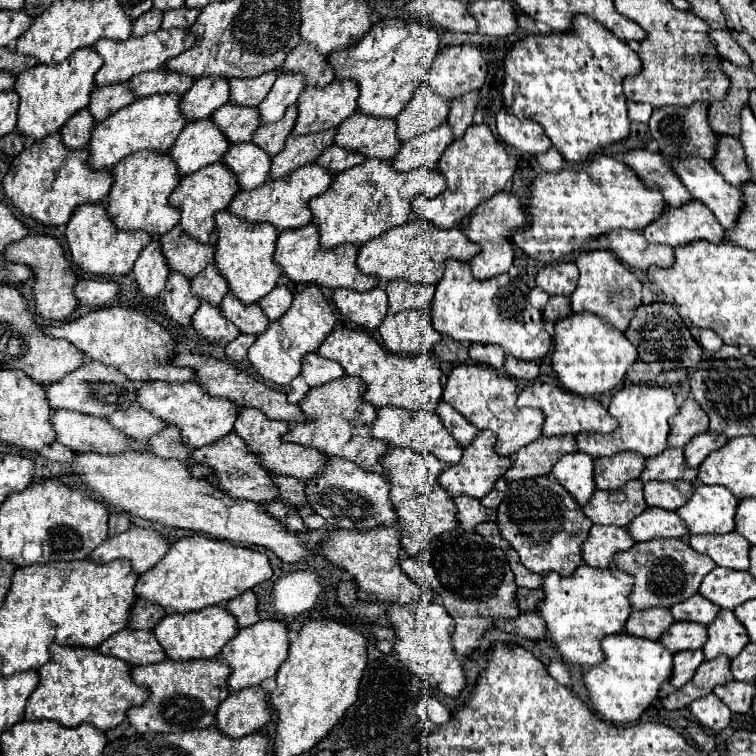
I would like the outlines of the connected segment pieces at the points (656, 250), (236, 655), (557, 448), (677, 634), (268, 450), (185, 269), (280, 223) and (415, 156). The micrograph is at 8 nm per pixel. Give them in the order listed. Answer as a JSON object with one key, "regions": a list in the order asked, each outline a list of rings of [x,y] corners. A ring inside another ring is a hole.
{"regions":[[[[614,230],[608,236],[612,252],[630,268],[646,272],[650,266],[670,268],[674,264],[674,250],[662,244],[650,244],[642,234],[632,230]]],[[[262,620],[250,628],[242,628],[236,638],[232,638],[224,648],[220,658],[226,660],[226,664],[232,668],[232,674],[228,678],[230,690],[242,690],[250,686],[258,686],[262,680],[274,676],[280,668],[280,664],[288,658],[288,630],[278,620]]],[[[542,436],[514,454],[514,466],[506,472],[506,480],[548,476],[558,458],[578,452],[576,446],[578,444],[574,436],[552,436],[552,438]]],[[[674,622],[660,638],[660,642],[672,650],[672,652],[682,652],[682,650],[702,650],[706,644],[706,626],[696,624],[696,622]]],[[[242,408],[240,414],[238,414],[238,420],[234,424],[234,430],[236,430],[236,434],[240,438],[246,440],[250,450],[254,450],[254,452],[258,452],[262,456],[262,464],[272,474],[310,480],[310,478],[316,478],[324,470],[324,466],[328,462],[328,456],[324,452],[318,452],[314,448],[306,448],[306,446],[300,446],[300,444],[284,442],[282,436],[290,430],[290,424],[282,422],[282,420],[270,420],[256,408]]],[[[180,226],[162,234],[160,244],[170,270],[182,272],[186,278],[196,276],[214,260],[214,246],[190,238]]],[[[316,162],[306,164],[306,166],[294,170],[288,176],[282,176],[278,180],[268,180],[266,184],[262,184],[256,190],[250,190],[250,192],[240,190],[232,198],[232,202],[228,206],[228,212],[236,214],[236,216],[240,216],[248,222],[270,222],[280,232],[290,230],[290,228],[302,228],[308,222],[312,222],[312,212],[308,208],[308,202],[314,196],[326,192],[328,186],[330,186],[330,180],[332,180],[332,174],[328,170],[322,170],[322,166],[318,166]]],[[[442,124],[426,134],[416,136],[410,142],[402,144],[402,150],[394,156],[392,164],[396,170],[408,172],[416,168],[436,168],[444,150],[454,142],[454,134],[448,124]]]]}

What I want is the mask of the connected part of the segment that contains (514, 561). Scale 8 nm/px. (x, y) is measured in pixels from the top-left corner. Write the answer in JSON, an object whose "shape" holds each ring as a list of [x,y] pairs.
{"shape":[[[508,550],[506,552],[508,556],[508,562],[510,562],[510,568],[516,576],[516,584],[522,586],[522,588],[530,588],[530,590],[536,590],[536,588],[542,588],[542,574],[534,574],[530,570],[526,570],[522,564],[520,564],[520,558],[518,558],[518,552],[516,550]]]}

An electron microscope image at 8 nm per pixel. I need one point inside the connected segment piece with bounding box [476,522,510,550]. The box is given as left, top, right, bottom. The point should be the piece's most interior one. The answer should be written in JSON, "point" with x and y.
{"point":[489,530]}

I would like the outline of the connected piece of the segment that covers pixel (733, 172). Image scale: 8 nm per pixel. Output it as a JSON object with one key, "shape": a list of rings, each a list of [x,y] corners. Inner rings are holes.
{"shape":[[[718,136],[718,148],[712,166],[726,178],[726,182],[736,188],[742,188],[744,184],[752,182],[742,144],[736,138]]]}

